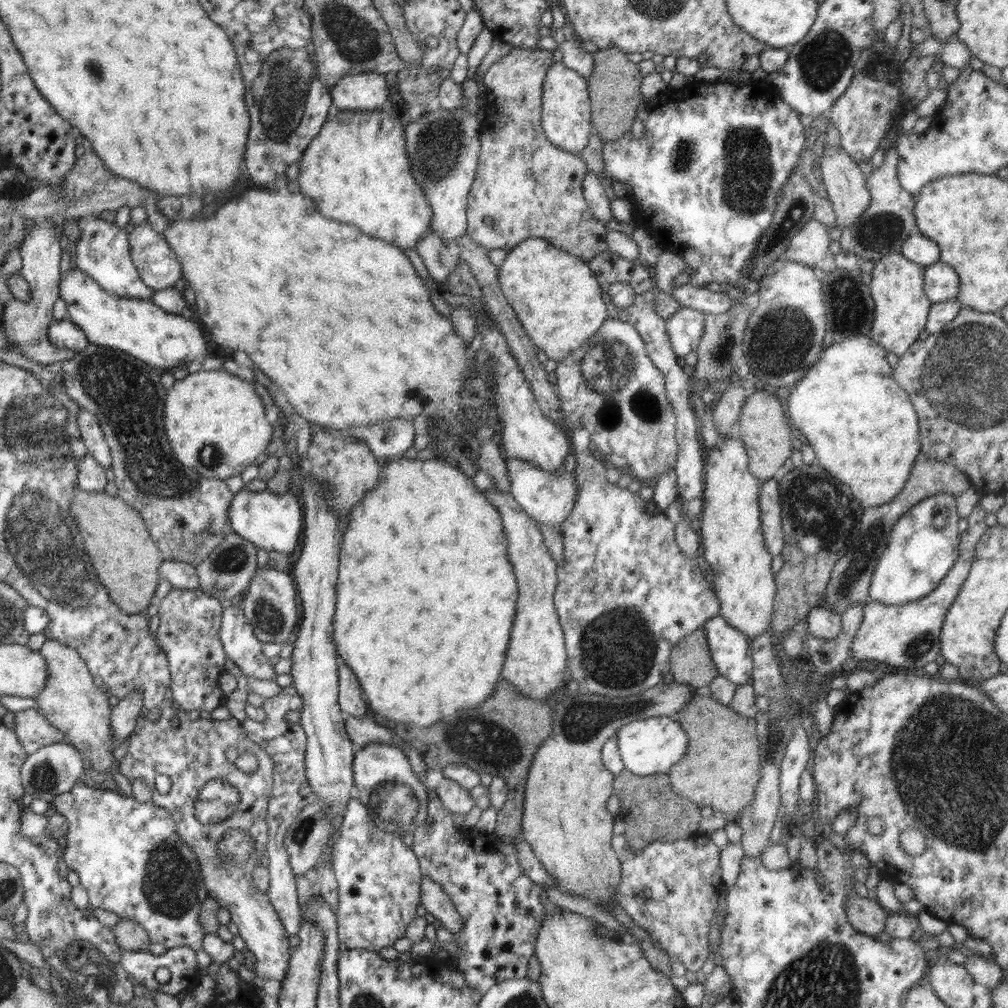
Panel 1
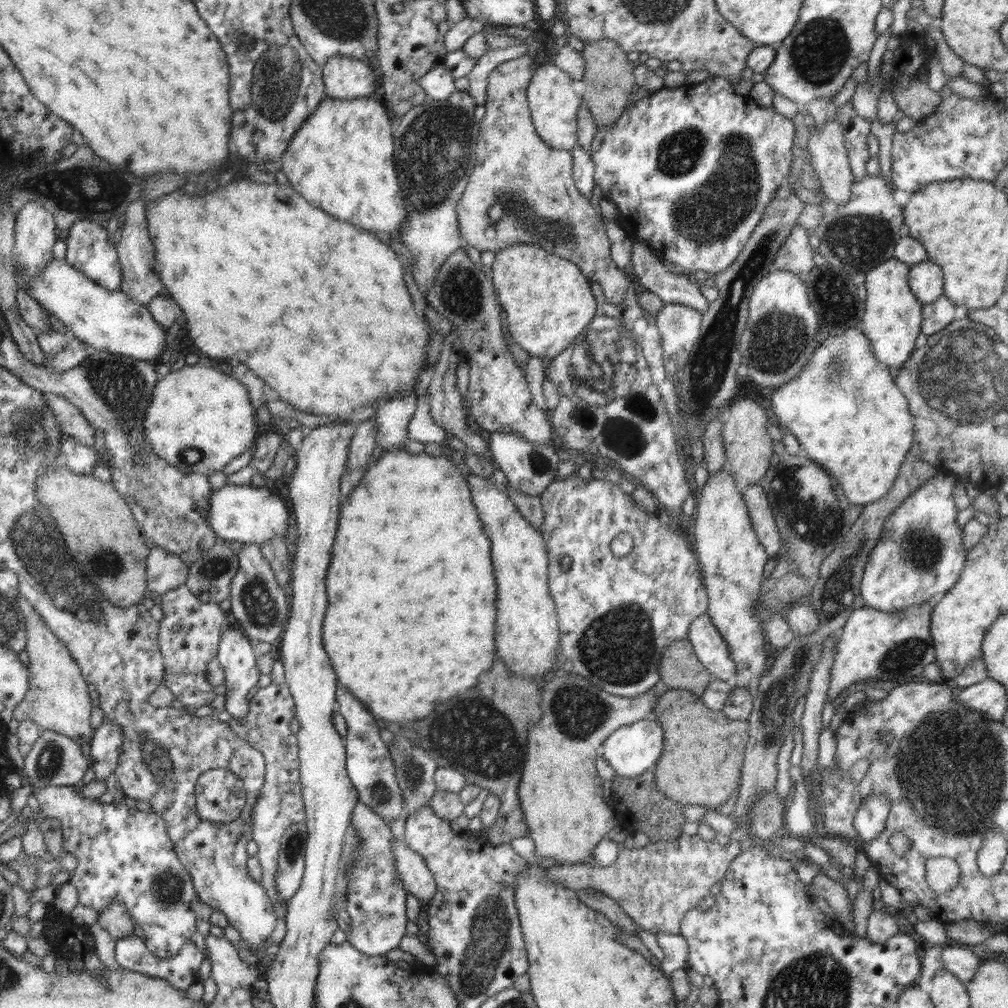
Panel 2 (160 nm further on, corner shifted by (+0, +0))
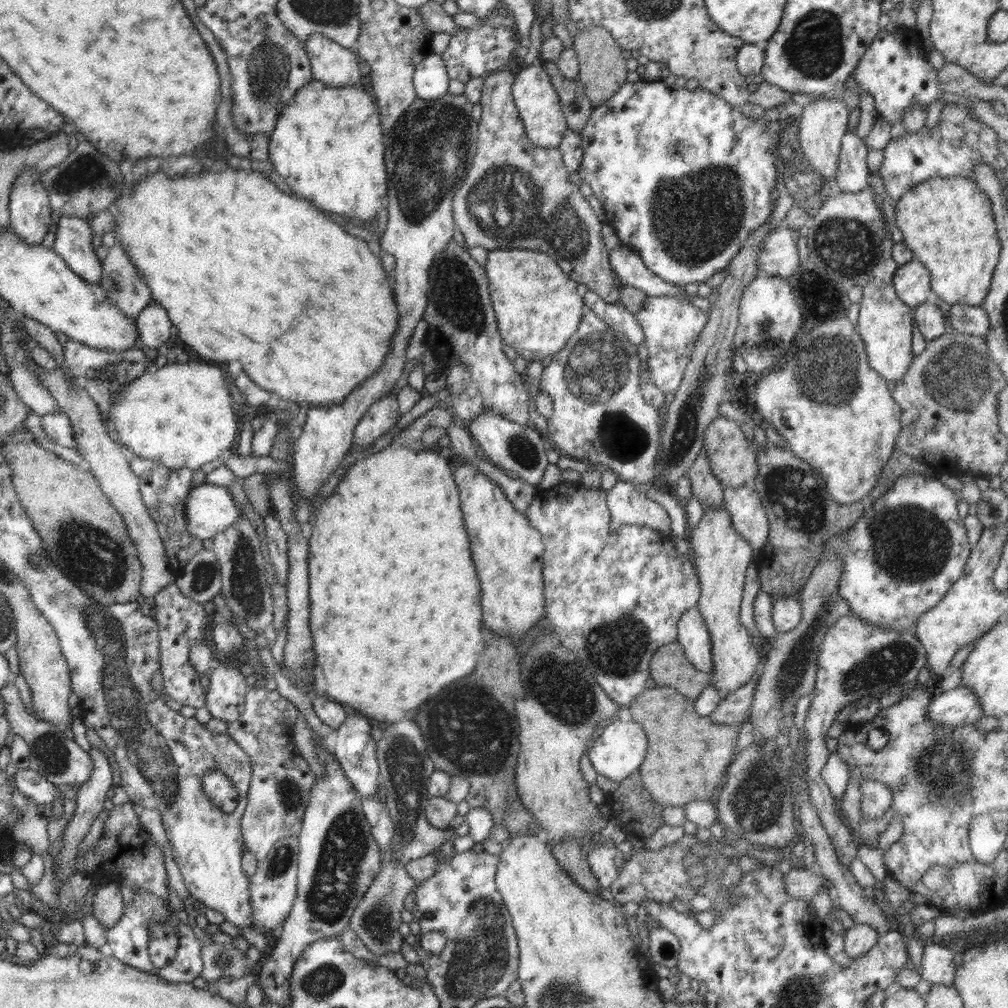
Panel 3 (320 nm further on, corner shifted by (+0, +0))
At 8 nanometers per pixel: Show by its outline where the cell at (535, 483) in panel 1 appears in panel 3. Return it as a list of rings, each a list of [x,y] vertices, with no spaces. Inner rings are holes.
[[[488,411],[475,416],[466,426],[466,429],[484,458],[506,470],[518,472],[520,480],[538,489],[544,470],[549,464],[546,457],[546,446],[542,440],[542,432],[533,426],[525,427]]]

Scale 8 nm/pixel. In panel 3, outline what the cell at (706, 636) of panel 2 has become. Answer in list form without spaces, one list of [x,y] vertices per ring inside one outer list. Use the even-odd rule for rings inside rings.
[[[696,607],[683,612],[677,624],[677,641],[686,658],[698,670],[713,674],[712,641],[703,616]]]

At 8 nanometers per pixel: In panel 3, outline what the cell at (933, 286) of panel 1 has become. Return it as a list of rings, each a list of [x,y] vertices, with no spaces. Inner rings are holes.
[[[912,260],[898,265],[892,277],[892,284],[898,298],[912,309],[929,302],[934,295],[928,269],[918,261]]]

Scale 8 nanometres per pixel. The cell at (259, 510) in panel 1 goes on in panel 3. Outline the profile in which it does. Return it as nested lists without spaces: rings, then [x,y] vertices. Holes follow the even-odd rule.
[[[208,484],[195,486],[185,498],[188,532],[196,538],[209,539],[224,532],[244,515],[227,487]]]

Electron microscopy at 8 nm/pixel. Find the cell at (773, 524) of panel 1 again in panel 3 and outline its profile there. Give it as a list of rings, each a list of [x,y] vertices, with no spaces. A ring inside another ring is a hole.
[[[746,484],[723,489],[723,505],[731,518],[731,525],[755,550],[767,544],[769,522],[759,494]]]

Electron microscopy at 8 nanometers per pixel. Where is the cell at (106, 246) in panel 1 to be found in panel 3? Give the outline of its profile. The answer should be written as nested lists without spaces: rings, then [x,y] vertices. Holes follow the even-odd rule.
[[[61,216],[56,228],[53,251],[64,260],[68,268],[90,283],[98,283],[103,263],[98,261],[92,247],[92,231],[86,219]]]

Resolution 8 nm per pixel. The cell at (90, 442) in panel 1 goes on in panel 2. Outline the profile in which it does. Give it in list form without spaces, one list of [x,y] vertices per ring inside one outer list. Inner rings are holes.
[[[44,393],[43,399],[53,410],[62,433],[69,434],[76,442],[94,449],[95,429],[81,413],[81,410],[78,410],[68,399],[57,394]]]

